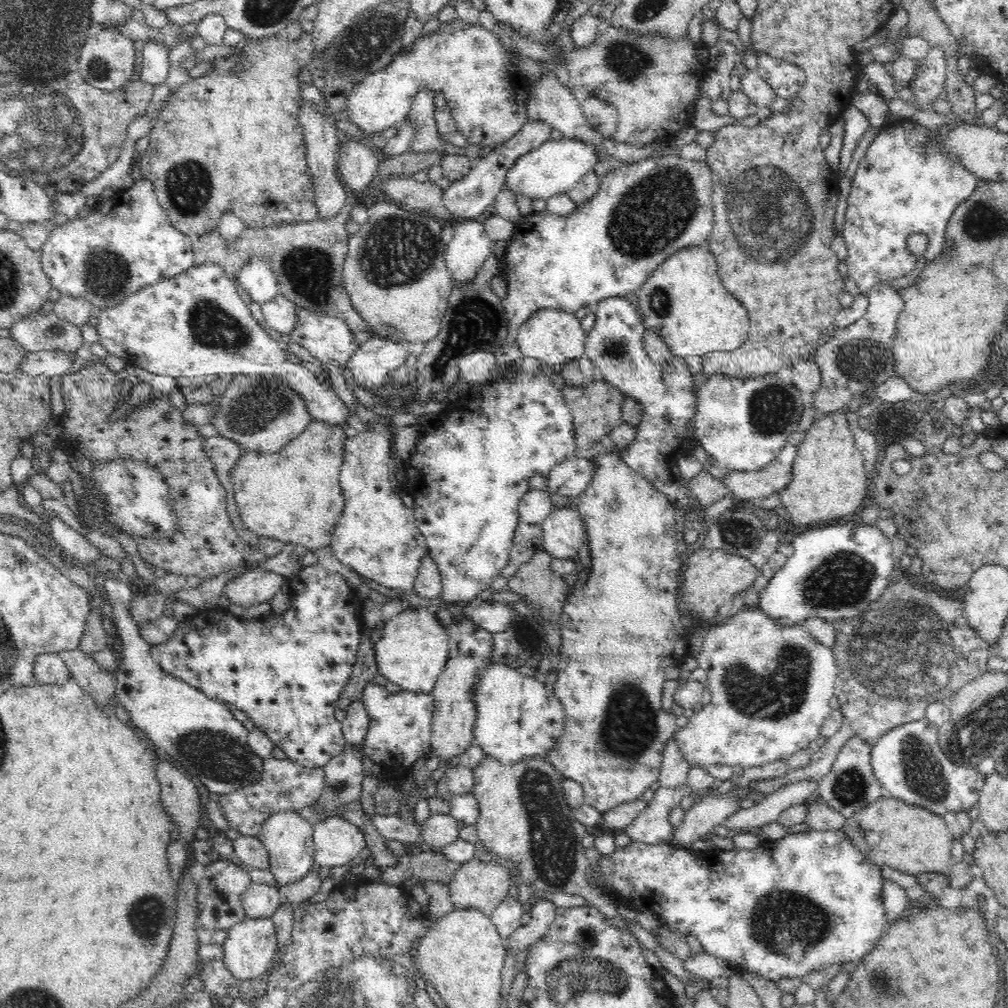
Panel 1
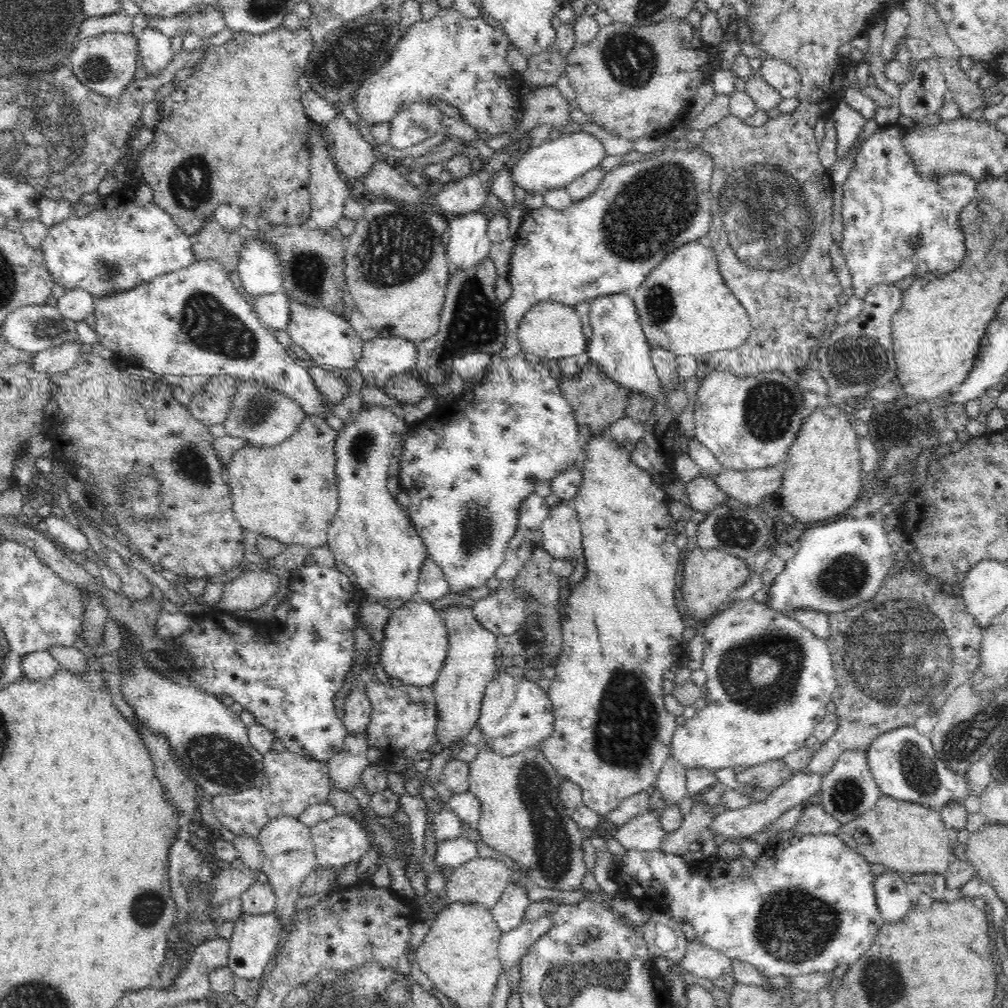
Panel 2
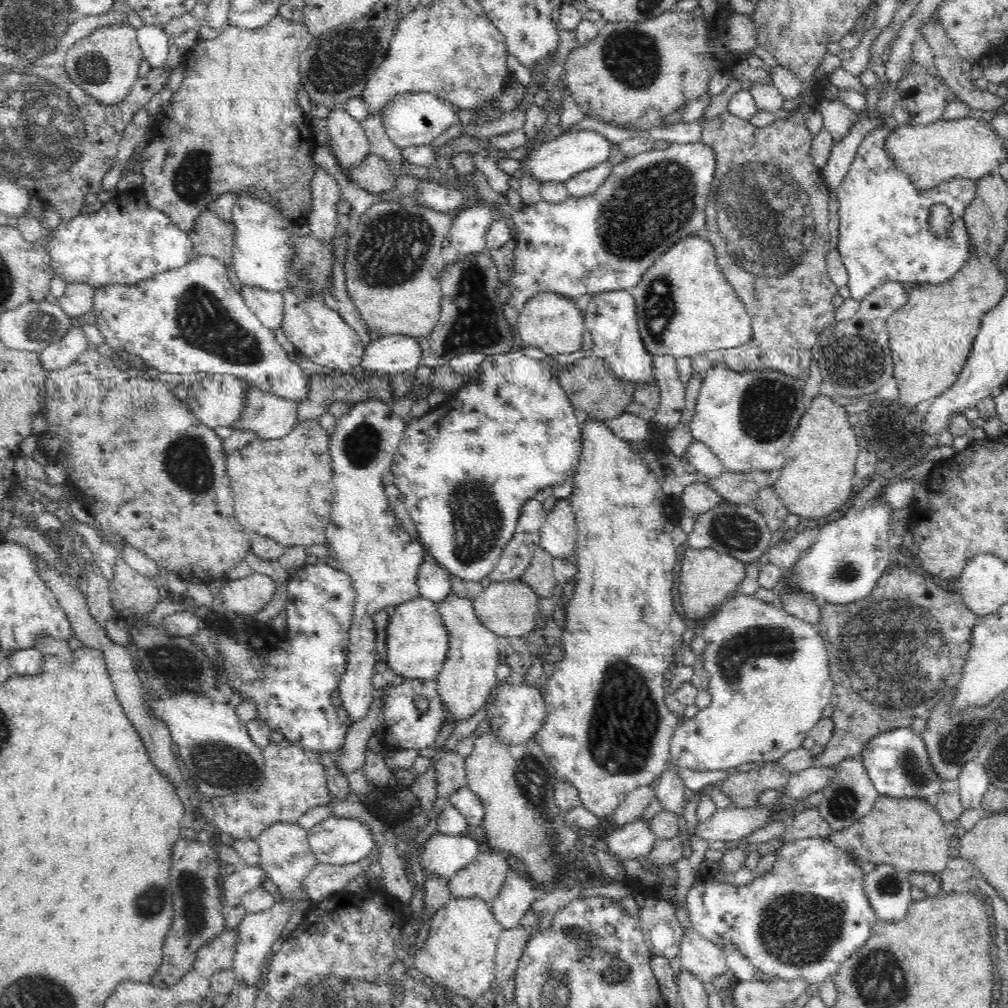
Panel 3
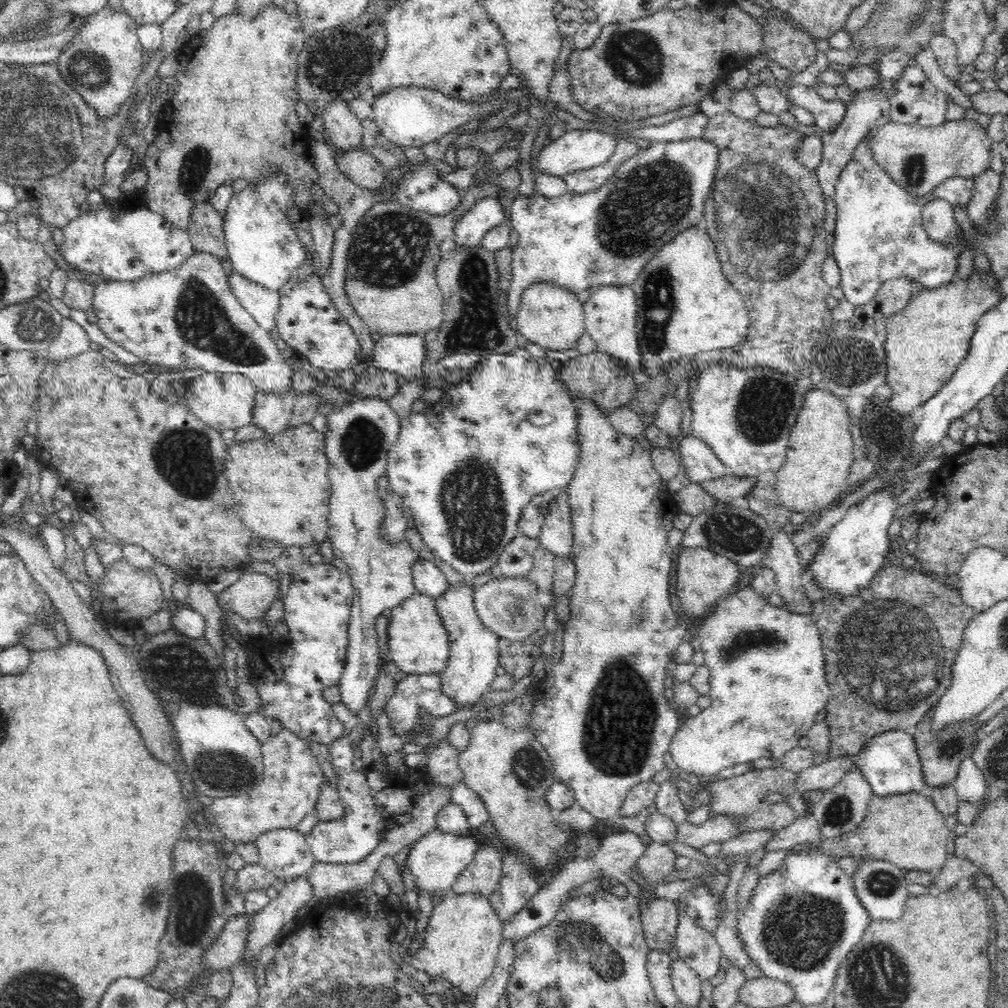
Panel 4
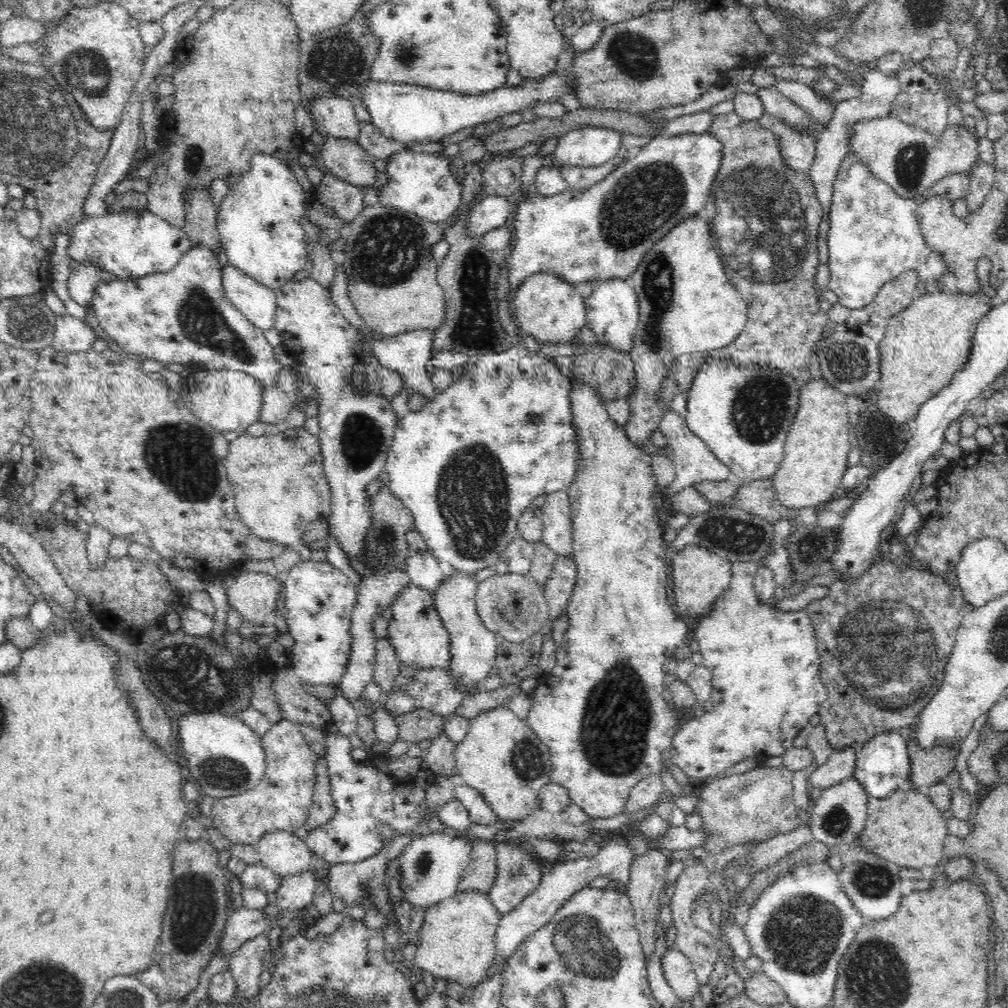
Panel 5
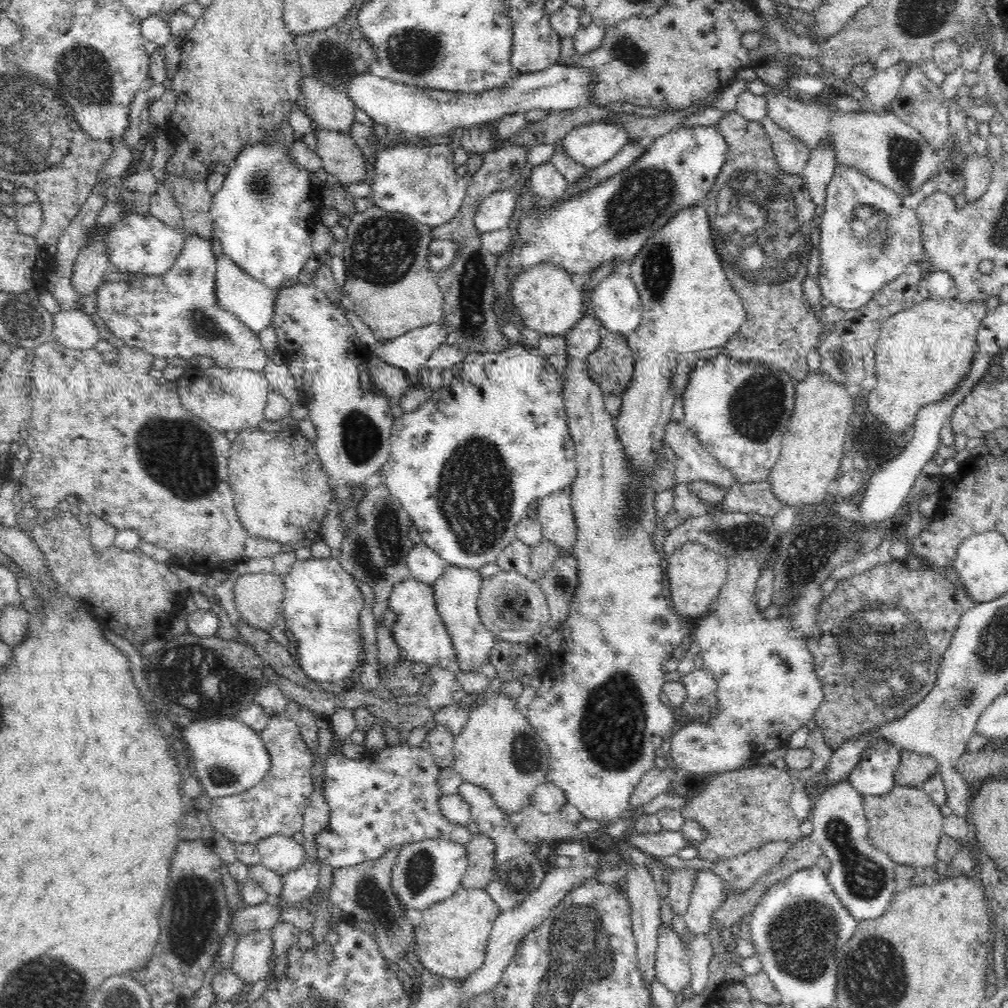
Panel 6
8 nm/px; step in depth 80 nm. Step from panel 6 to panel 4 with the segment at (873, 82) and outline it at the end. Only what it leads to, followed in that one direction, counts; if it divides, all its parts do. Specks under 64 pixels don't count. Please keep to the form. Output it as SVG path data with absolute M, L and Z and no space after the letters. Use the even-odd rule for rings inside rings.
M893 82L893 89L892 86L890 86L890 88L880 86L878 90L875 90L873 88L874 86L875 85L867 87L856 93L855 99L851 103L845 104L846 118L842 120L835 131L822 130L818 125L808 126L801 124L796 121L796 118L790 114L790 112L784 112L779 116L779 122L781 124L796 132L801 132L806 135L817 134L818 136L821 136L823 142L822 160L815 168L815 173L818 177L818 182L820 183L820 188L822 189L824 200L826 200L826 202L832 202L830 198L833 198L834 196L835 186L841 175L842 169L850 160L854 149L865 140L869 130L884 126L886 122L891 122L890 98L895 93L895 82Z

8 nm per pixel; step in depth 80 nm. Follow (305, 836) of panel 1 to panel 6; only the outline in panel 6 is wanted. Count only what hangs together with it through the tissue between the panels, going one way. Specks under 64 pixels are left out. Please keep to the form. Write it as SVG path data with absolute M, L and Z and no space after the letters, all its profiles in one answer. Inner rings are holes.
M276 834L260 840L257 844L257 853L261 856L261 865L273 870L281 876L288 874L291 870L297 869L306 858L305 847L294 841L293 837Z

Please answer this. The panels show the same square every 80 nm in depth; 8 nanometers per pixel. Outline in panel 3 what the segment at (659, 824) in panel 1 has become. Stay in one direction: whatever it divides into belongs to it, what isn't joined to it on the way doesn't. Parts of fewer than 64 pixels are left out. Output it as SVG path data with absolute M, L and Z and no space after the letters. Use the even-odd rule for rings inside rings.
M639 817L606 836L606 852L620 863L624 860L636 860L647 856L656 839L658 838L651 830L649 821L643 821Z

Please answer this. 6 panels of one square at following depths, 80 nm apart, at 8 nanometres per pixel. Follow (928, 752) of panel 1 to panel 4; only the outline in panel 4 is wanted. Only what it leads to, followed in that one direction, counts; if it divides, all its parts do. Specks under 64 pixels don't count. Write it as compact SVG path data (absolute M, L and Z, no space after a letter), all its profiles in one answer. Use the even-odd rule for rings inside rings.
M905 729L884 732L873 737L857 754L855 764L862 776L871 784L876 796L885 797L893 793L916 792L926 788L916 741Z

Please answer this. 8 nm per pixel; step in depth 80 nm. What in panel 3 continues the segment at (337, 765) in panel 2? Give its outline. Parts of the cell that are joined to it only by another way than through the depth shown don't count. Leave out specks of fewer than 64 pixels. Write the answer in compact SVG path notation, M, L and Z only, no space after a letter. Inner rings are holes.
M374 689L371 692L373 701L367 715L357 723L353 723L353 726L349 728L341 755L335 757L336 765L344 775L347 772L352 772L352 770L363 768L368 741L374 736L376 728L382 725L382 697L380 697L380 692L381 689Z

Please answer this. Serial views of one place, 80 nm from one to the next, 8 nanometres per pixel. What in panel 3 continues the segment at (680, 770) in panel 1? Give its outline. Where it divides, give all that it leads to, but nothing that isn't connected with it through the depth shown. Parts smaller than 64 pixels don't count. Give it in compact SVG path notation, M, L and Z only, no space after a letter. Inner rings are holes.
M672 766L663 772L655 783L655 796L660 800L663 810L680 816L684 810L684 781Z

